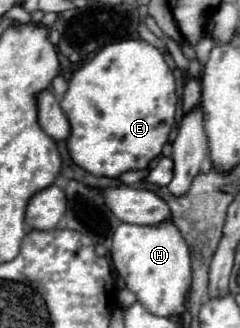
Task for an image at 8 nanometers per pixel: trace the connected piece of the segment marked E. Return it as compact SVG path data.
M128 39L109 43L73 71L62 103L52 91L42 91L38 121L54 141L68 139L68 151L76 165L100 177L120 177L132 169L146 169L162 153L177 104L176 79L162 53L142 39Z

